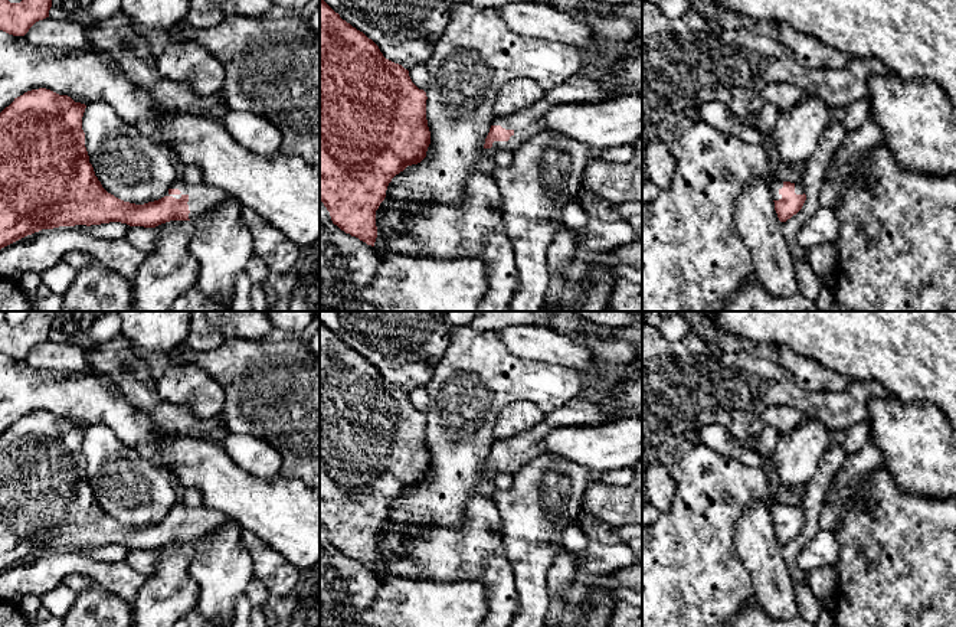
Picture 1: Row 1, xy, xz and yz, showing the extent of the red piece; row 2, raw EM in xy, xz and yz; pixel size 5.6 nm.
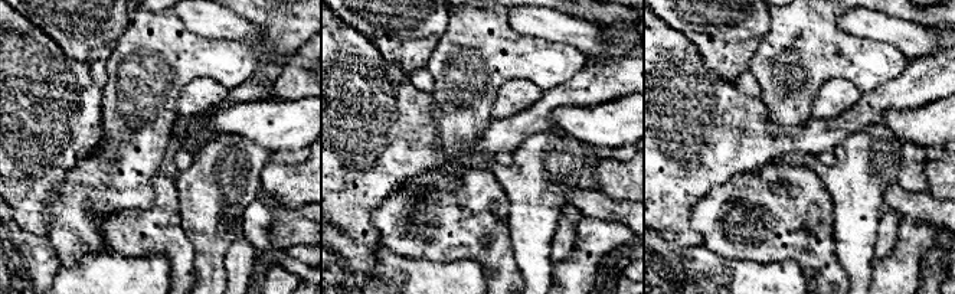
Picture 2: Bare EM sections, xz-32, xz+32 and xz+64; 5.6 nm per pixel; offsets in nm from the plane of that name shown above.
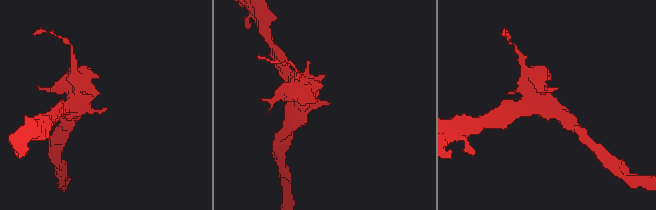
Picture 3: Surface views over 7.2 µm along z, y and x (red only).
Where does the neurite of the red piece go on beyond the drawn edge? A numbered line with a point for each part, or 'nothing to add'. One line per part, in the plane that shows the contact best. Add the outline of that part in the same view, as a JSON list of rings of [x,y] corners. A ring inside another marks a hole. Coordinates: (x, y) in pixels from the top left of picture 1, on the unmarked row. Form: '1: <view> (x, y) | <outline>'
1: xy (202, 521) | [[[174,502],[170,512],[179,512],[180,517],[166,517],[180,522],[183,517],[189,519],[189,542],[194,543],[202,541],[204,536],[212,533],[217,526],[220,526],[226,516],[222,512],[213,510],[209,506],[200,504],[197,507],[186,506],[183,502]]]

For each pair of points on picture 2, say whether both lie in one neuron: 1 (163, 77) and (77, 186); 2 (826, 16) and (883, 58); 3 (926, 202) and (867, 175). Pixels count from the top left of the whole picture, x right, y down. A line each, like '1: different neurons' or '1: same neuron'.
1: same neuron
2: same neuron
3: different neurons

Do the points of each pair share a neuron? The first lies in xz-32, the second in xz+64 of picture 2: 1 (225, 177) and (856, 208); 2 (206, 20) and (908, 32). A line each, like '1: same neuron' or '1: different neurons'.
1: same neuron
2: same neuron

